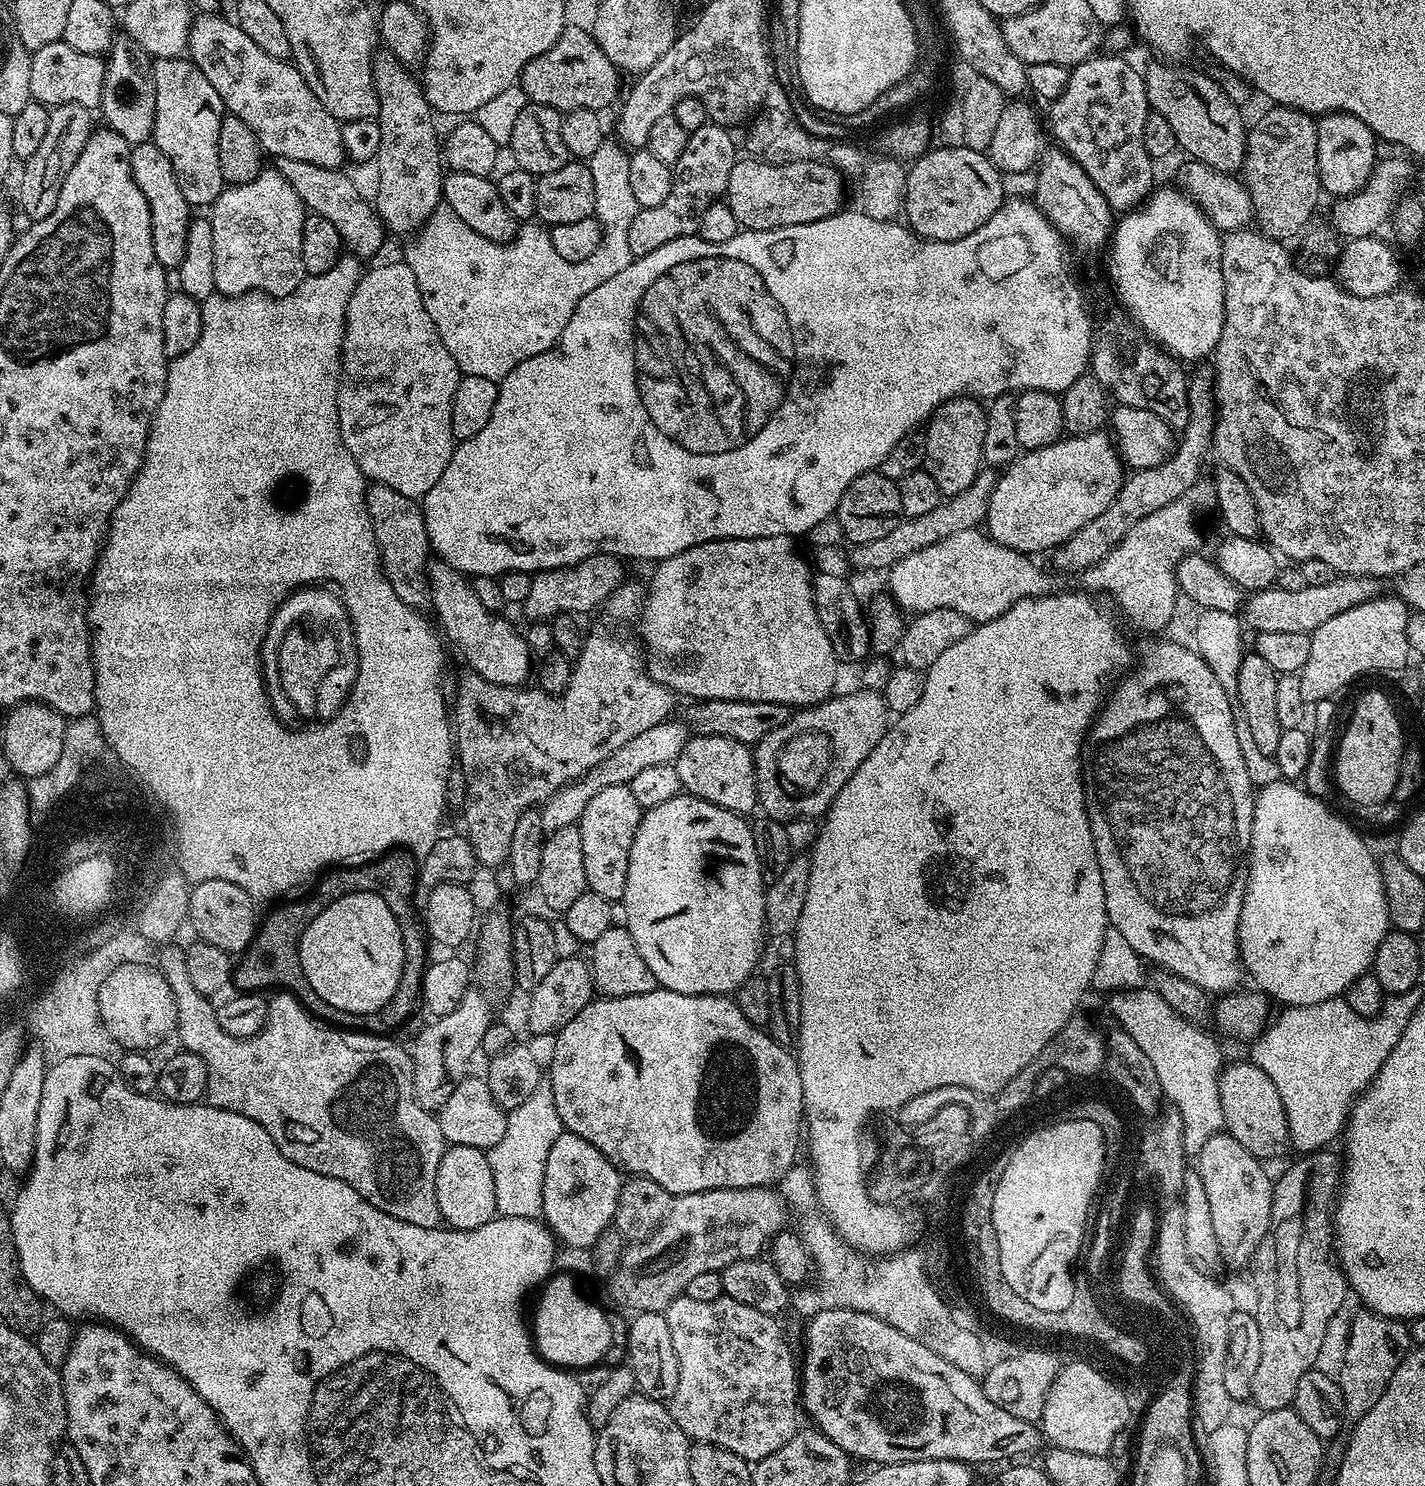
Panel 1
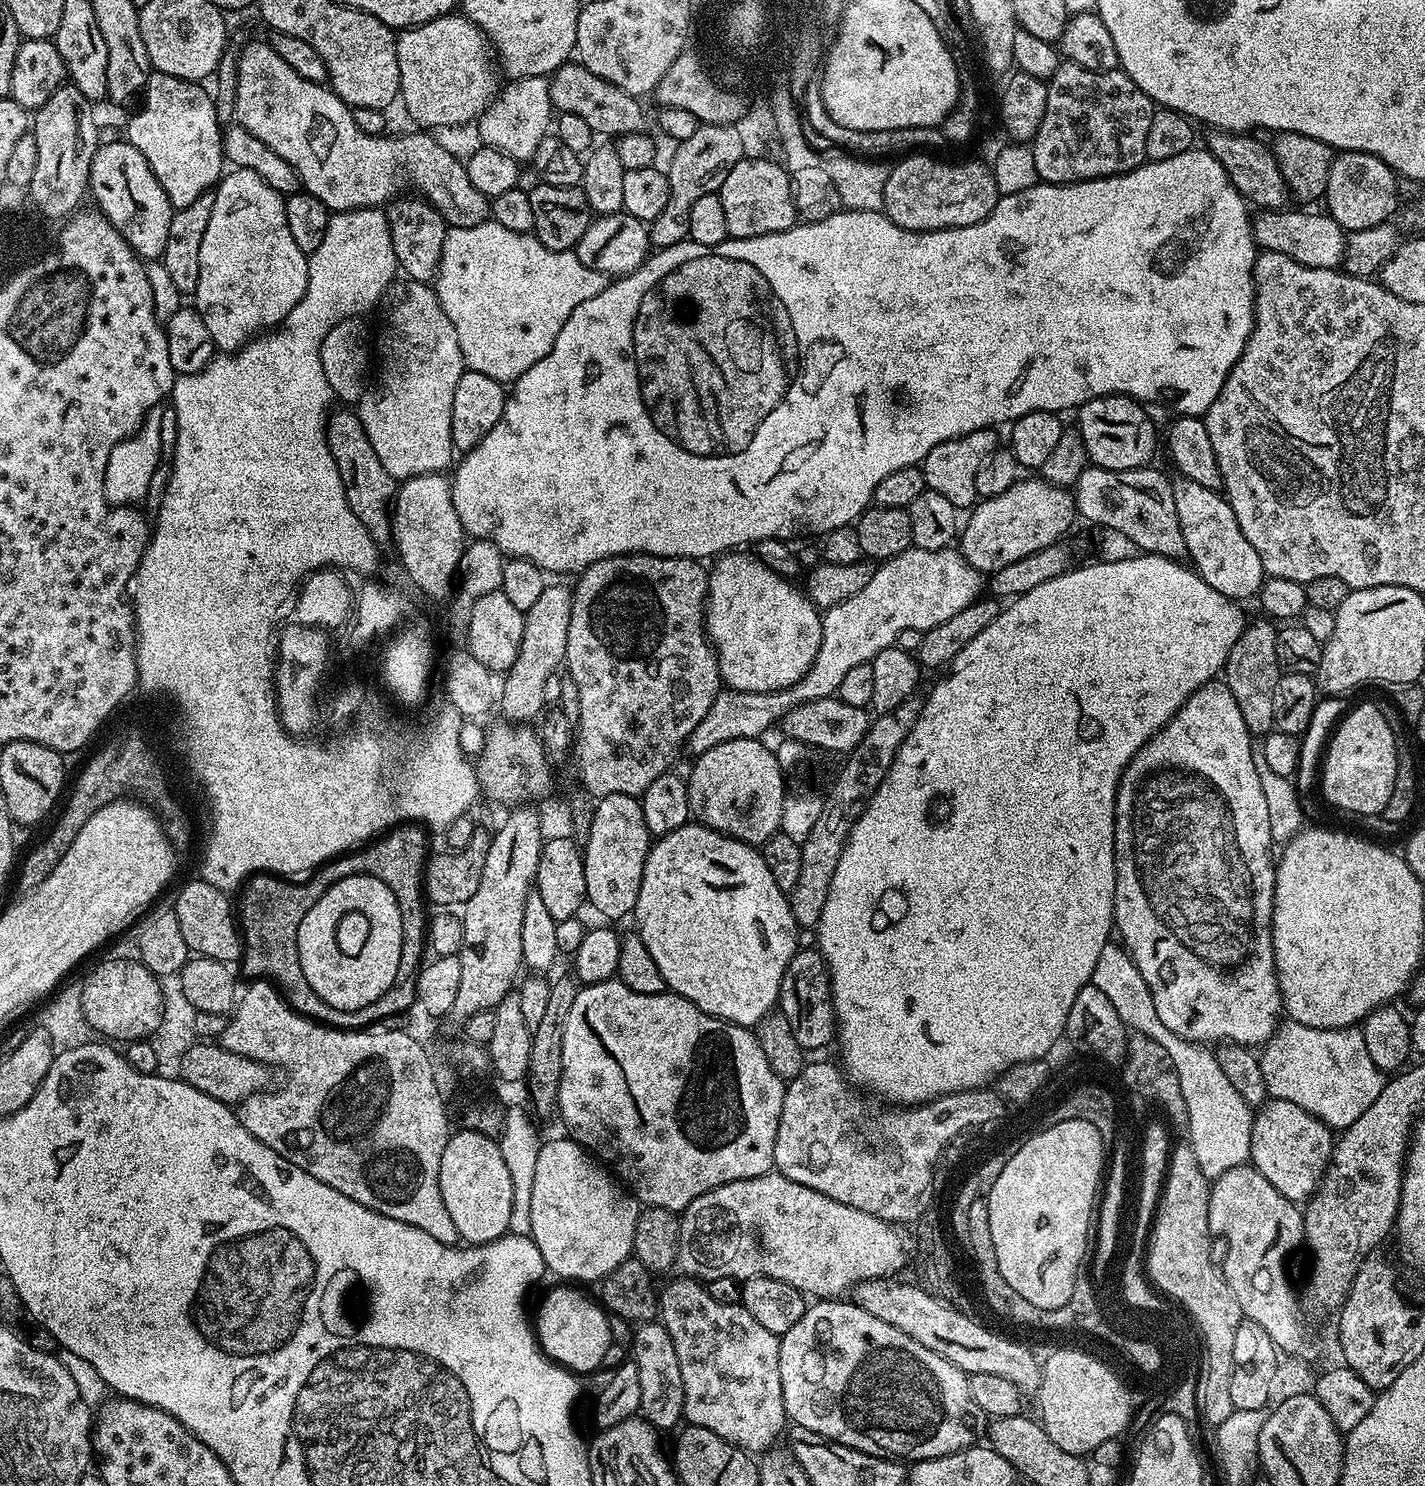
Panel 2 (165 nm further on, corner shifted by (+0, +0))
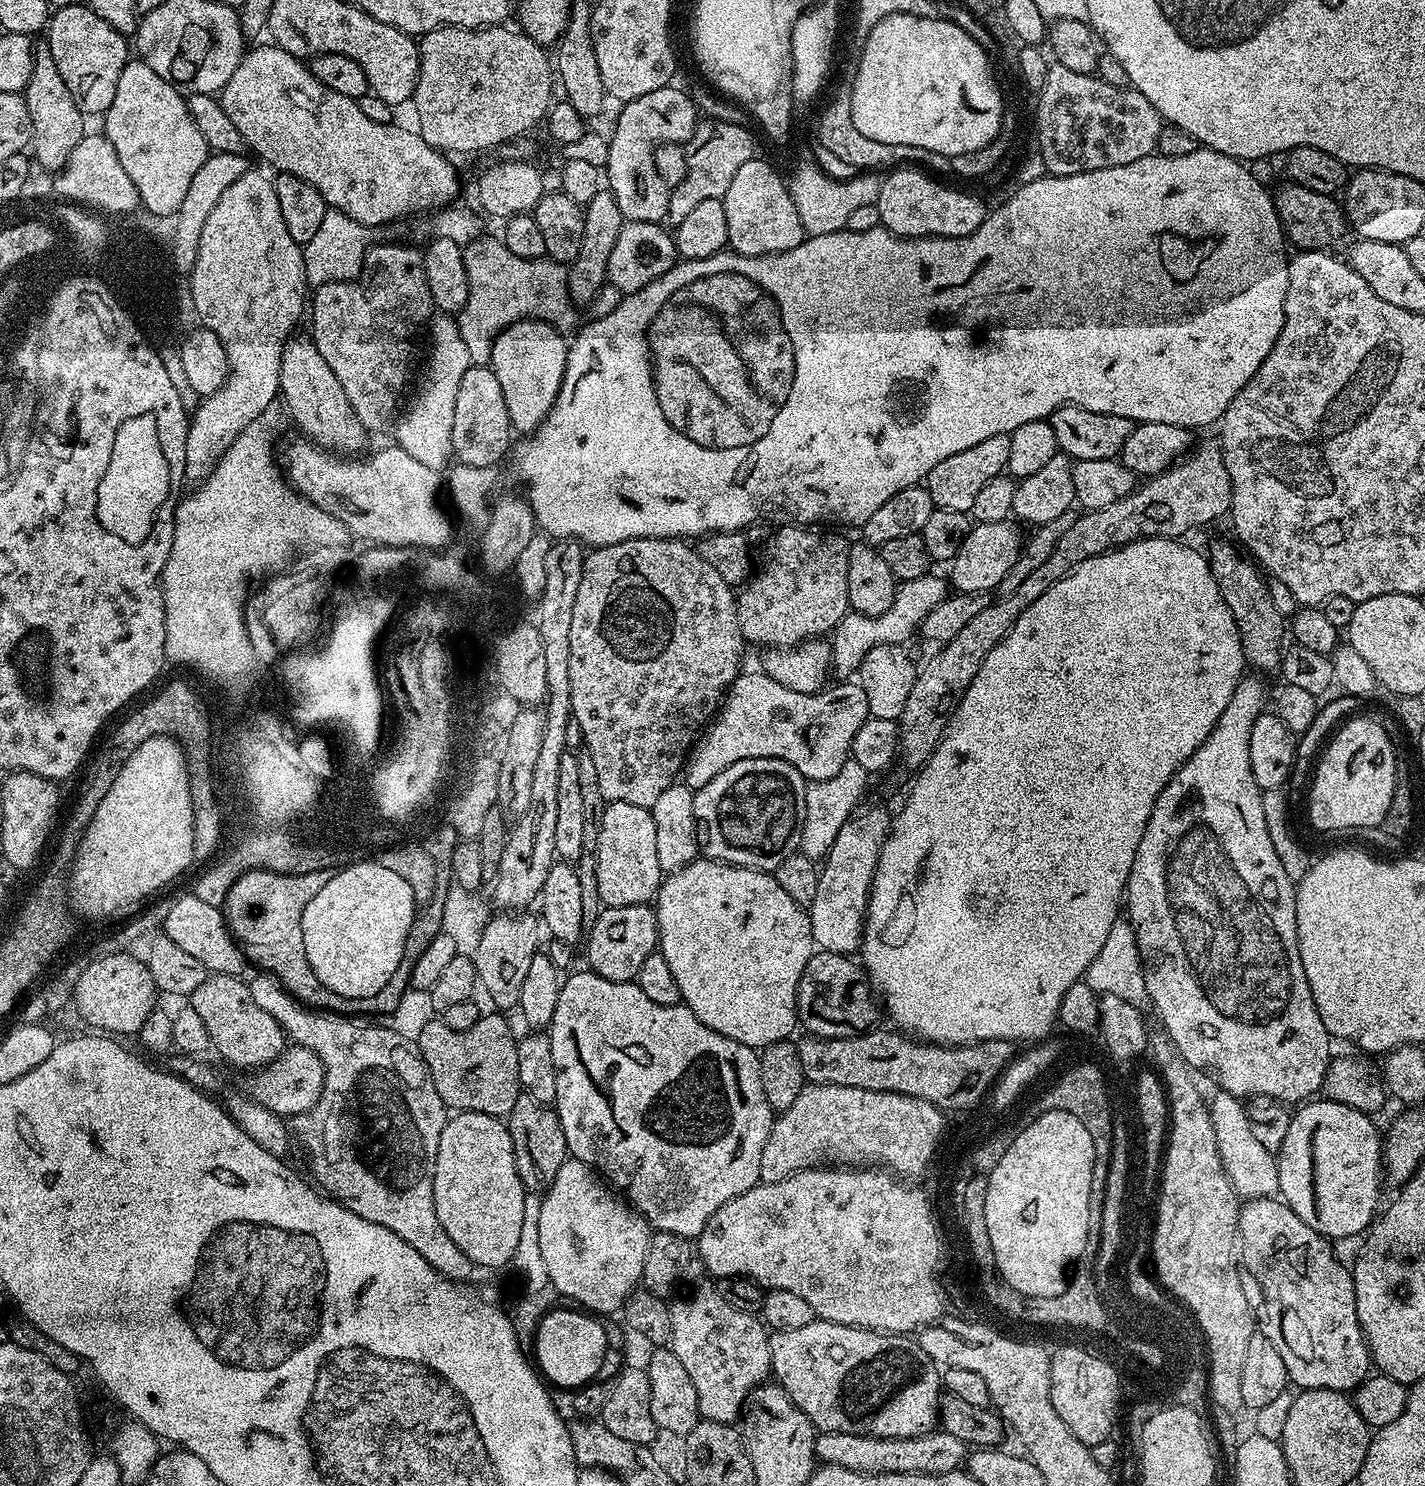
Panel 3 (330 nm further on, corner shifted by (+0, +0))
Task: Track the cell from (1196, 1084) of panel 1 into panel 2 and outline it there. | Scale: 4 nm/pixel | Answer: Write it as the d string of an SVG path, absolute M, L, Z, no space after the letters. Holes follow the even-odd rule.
M1109 942L1102 946L1102 954L1098 954L1090 982L1098 986L1110 1002L1114 1002L1114 1010L1118 1010L1118 1018L1122 1018L1126 1029L1135 1024L1142 1034L1164 1046L1173 1059L1186 1102L1186 1142L1194 1150L1194 1158L1198 1158L1198 1167L1205 1178L1210 1182L1217 1180L1226 1174L1226 1170L1249 1163L1252 1158L1253 1109L1244 1101L1242 1094L1234 1090L1230 1078L1222 1074L1222 1066L1207 1047L1192 1044L1166 1030L1162 1018L1158 1018L1158 1010L1154 1010L1154 998L1146 986L1146 978L1142 978L1138 966L1119 943Z

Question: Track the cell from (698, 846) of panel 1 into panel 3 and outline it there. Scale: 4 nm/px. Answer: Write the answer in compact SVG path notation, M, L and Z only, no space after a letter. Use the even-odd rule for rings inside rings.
M697 858L689 862L685 868L667 873L663 877L660 891L656 893L654 911L656 925L660 931L658 950L666 958L674 979L678 981L681 1001L696 1015L698 1022L702 1022L707 1028L726 1038L734 1038L734 1042L742 1042L742 1046L753 1050L763 1050L771 1044L787 1041L792 1036L791 1032L797 1031L796 995L798 994L798 982L802 978L802 970L806 970L806 962L810 962L814 951L812 927L808 921L807 911L798 907L794 898L790 898L790 894L786 894L786 890L778 886L775 875L760 872L756 868L723 864L720 860Z

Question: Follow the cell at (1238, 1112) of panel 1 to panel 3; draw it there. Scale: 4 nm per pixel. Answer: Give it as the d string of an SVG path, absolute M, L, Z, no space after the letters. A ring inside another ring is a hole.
M1312 1098L1307 1102L1301 1103L1297 1112L1291 1113L1288 1121L1288 1129L1286 1130L1286 1138L1282 1141L1279 1152L1275 1153L1276 1165L1278 1166L1278 1186L1280 1187L1279 1195L1284 1203L1290 1206L1290 1210L1294 1210L1294 1214L1298 1214L1298 1218L1302 1218L1302 1222L1306 1222L1306 1226L1313 1228L1320 1236L1328 1237L1329 1241L1344 1240L1347 1236L1359 1237L1361 1234L1367 1233L1371 1223L1378 1215L1380 1204L1380 1180L1382 1184L1382 1132L1376 1129L1376 1124L1371 1115L1367 1112L1359 1112L1350 1106L1346 1106L1337 1100L1327 1098Z

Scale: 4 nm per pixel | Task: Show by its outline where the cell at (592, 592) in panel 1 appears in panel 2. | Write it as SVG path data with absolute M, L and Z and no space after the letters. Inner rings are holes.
M549 583L542 590L538 602L534 602L534 606L530 606L530 610L524 613L522 646L514 666L510 666L503 677L504 693L501 691L498 696L498 708L504 711L505 721L532 722L528 720L535 721L545 711L544 691L548 686L550 688L550 681L557 675L559 664L565 663L571 609L572 588L569 585Z

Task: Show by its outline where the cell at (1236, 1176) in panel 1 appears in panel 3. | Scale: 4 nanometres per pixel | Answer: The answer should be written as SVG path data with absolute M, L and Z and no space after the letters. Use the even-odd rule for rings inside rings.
M1257 1196L1249 1199L1240 1209L1238 1240L1243 1267L1246 1272L1248 1267L1249 1274L1256 1279L1264 1295L1264 1312L1268 1315L1267 1338L1274 1342L1274 1350L1282 1354L1289 1381L1297 1384L1300 1390L1325 1388L1348 1394L1368 1379L1373 1367L1372 1354L1358 1322L1352 1273L1349 1265L1343 1264L1332 1253L1333 1245L1328 1237L1320 1236L1313 1228L1306 1226L1306 1222L1302 1222L1302 1218L1298 1218L1298 1214L1294 1214L1294 1210L1290 1210L1283 1199Z

